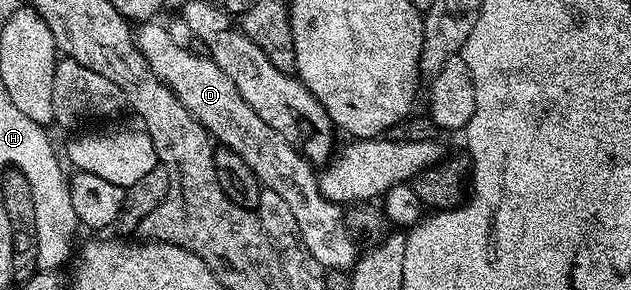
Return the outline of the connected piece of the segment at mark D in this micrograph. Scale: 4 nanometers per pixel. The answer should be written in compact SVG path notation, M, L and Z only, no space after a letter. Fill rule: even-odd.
M156 21L141 23L134 31L136 48L142 53L142 57L148 62L152 72L176 94L178 101L182 101L184 108L206 128L208 134L219 146L234 149L234 153L238 153L238 157L242 157L242 161L246 161L246 165L254 169L261 184L274 189L274 193L278 193L286 201L286 205L290 205L290 210L294 213L294 221L298 221L300 242L314 257L314 261L318 261L328 271L347 272L355 267L358 248L356 242L346 233L344 211L341 204L331 203L320 192L320 181L313 164L309 163L303 155L299 155L278 133L274 133L274 129L270 129L270 125L266 125L266 121L262 121L262 117L258 117L258 113L250 109L250 105L246 105L242 93L238 93L238 85L234 85L234 81L230 81L230 77L226 77L226 73L218 69L218 65L211 57L207 59L194 57L194 53L190 53L187 46L180 44L179 47L172 40L171 33L166 28L159 27L158 24L159 22Z

